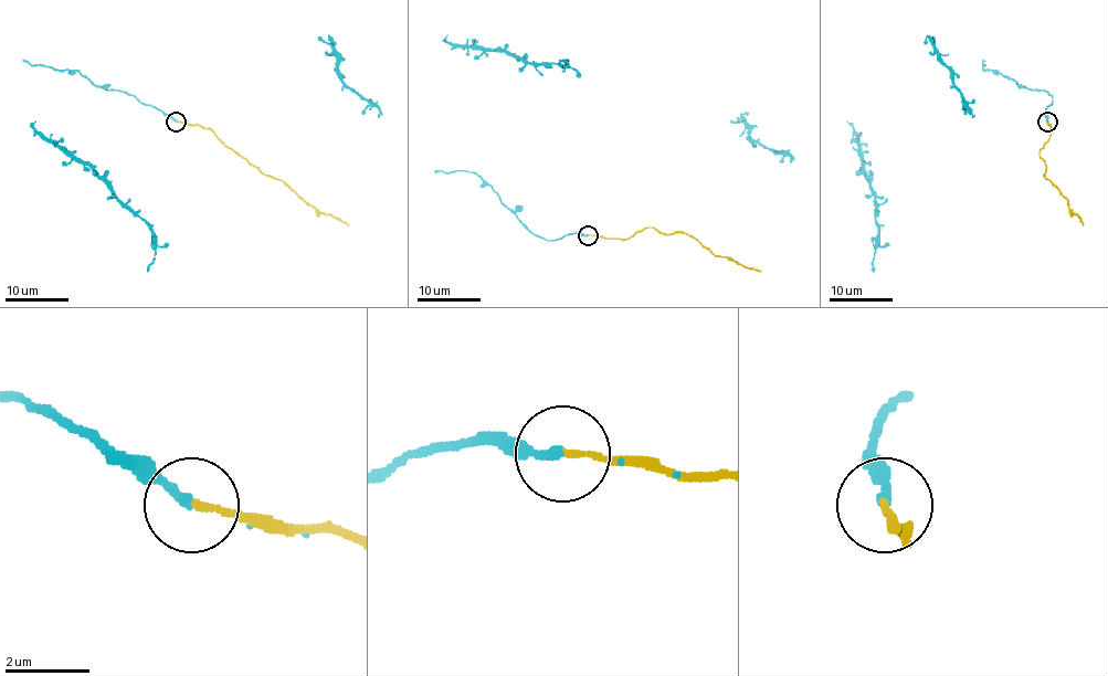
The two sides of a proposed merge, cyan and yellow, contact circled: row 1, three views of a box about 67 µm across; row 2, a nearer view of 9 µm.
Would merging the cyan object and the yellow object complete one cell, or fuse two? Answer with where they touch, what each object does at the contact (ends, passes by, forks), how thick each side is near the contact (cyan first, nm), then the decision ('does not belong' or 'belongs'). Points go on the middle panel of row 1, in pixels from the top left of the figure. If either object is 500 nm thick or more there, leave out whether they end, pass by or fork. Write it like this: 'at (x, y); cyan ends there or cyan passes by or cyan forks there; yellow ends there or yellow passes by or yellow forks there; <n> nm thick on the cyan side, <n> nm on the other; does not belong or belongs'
at (588, 235); cyan passes by; yellow ends there; 150 nm thick on the cyan side, 150 nm on the other; belongs

